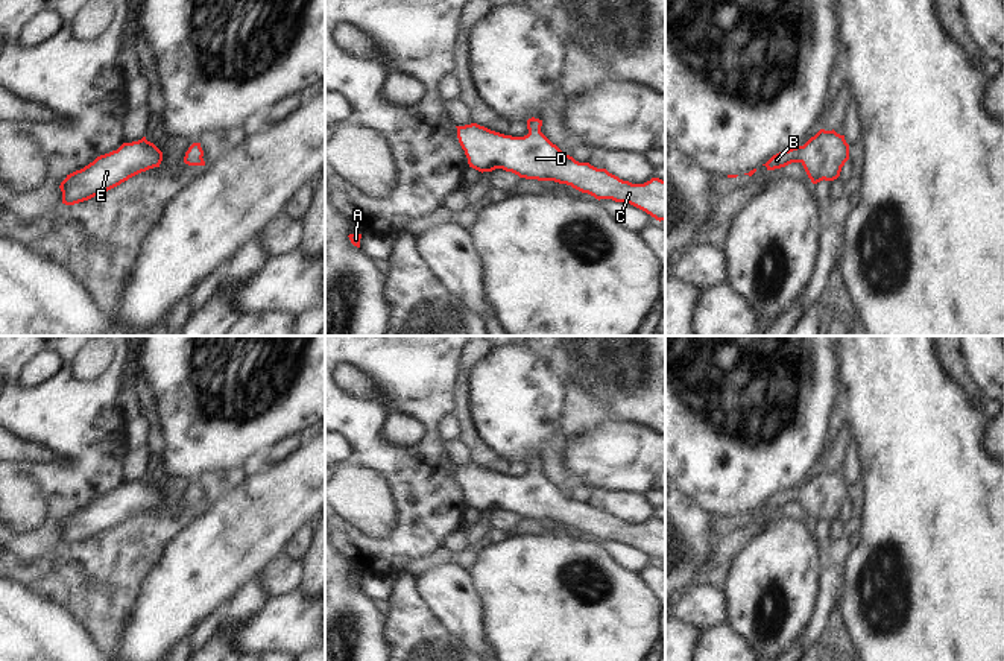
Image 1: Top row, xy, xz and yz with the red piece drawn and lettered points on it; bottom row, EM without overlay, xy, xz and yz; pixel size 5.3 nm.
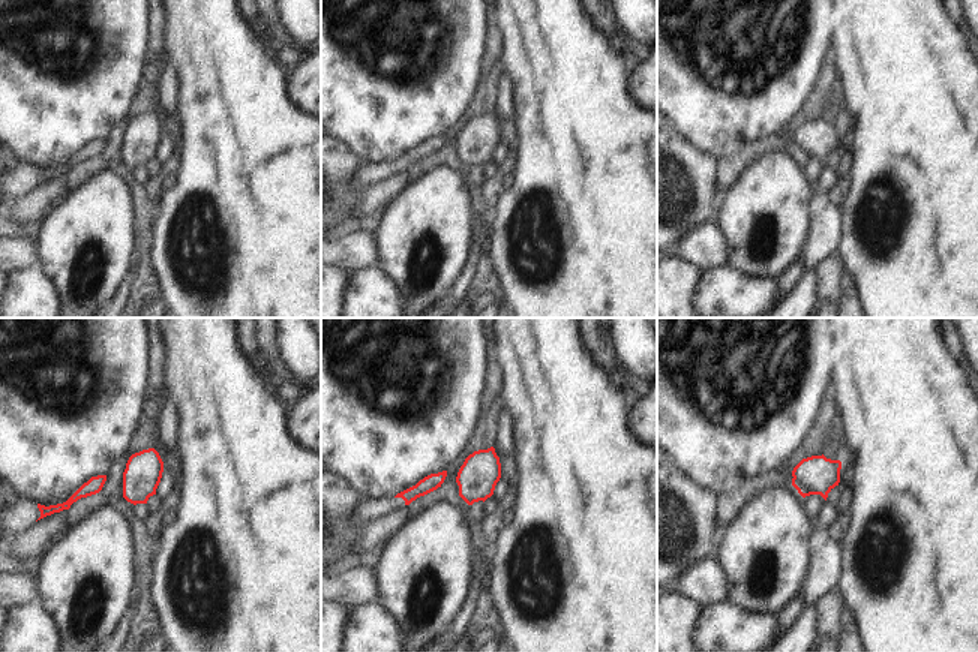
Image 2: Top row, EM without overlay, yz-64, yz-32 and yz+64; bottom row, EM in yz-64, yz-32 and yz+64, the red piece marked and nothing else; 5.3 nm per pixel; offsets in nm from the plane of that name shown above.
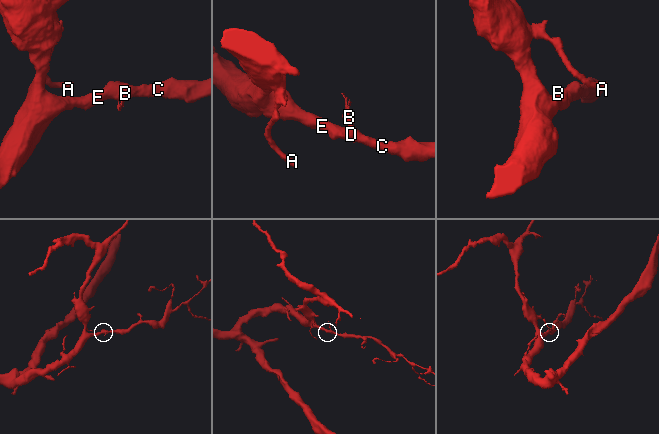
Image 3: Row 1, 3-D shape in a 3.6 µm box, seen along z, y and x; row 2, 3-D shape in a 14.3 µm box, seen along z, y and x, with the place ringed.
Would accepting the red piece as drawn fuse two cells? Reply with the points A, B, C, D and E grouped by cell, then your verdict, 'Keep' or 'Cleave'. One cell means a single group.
Groups: A B C D E. Keep.

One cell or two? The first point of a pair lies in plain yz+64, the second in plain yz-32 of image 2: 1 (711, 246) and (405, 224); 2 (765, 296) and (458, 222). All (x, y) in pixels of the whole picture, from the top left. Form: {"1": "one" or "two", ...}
{"1": "two", "2": "two"}

